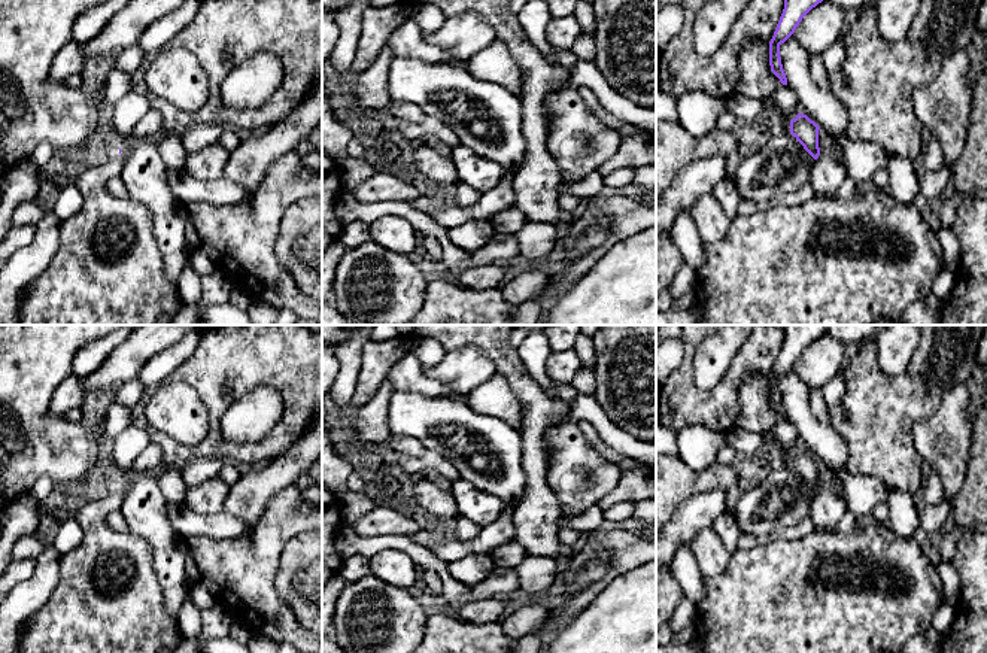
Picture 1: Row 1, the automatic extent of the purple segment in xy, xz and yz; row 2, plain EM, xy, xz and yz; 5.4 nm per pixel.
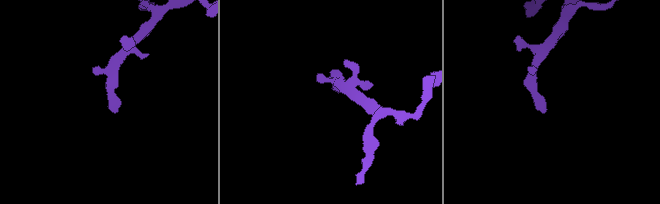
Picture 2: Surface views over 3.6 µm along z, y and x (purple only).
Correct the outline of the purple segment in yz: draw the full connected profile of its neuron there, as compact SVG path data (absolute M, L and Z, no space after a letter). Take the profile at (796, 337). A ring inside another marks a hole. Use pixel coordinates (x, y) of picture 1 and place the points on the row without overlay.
M787 325L784 329L784 343L769 376L771 406L787 419L783 404L780 379L784 377L796 364L802 352L827 331L829 325Z

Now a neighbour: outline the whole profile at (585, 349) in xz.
M580 332L576 340L574 350L578 355L583 367L593 371L595 364L596 364L596 352L593 346L593 338Z

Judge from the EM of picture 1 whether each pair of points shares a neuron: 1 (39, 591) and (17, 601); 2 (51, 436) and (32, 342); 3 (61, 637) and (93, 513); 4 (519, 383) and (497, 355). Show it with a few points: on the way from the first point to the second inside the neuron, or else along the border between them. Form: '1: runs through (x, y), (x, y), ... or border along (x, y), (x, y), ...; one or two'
1: runs through (33, 592), (23, 598); one
2: runs through (29, 412), (29, 366); one
3: runs through (79, 606), (93, 544); one
4: runs through (516, 376), (504, 363); one

